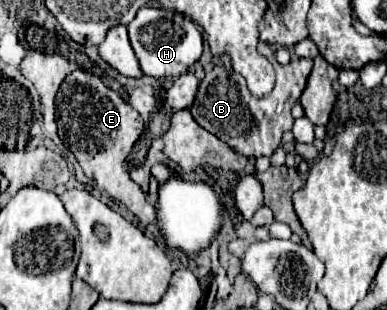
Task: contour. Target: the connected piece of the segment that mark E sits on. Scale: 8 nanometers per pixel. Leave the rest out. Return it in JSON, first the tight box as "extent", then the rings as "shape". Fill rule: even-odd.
{"extent":[56,69,156,227],"shape":[[[76,69],[64,79],[64,85],[60,85],[60,93],[56,95],[56,123],[60,137],[78,159],[86,177],[114,201],[126,205],[126,209],[140,219],[140,227],[154,225],[156,209],[148,205],[146,195],[124,169],[124,161],[130,155],[132,145],[144,131],[142,117],[118,93],[108,89],[100,77]]]}

